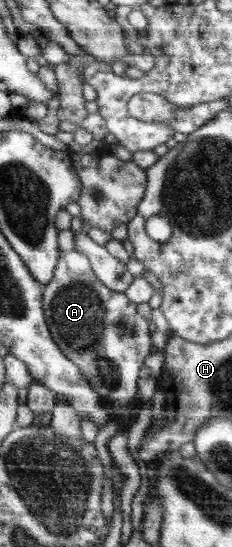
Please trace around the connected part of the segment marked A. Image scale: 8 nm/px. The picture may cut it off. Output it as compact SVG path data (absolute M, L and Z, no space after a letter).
M71 250L58 258L53 278L44 285L43 309L47 327L59 351L80 369L93 390L102 398L119 404L115 410L117 415L136 411L140 398L137 387L140 369L147 355L154 351L148 321L137 312L137 305L130 302L124 292L111 290L97 280L89 258Z

